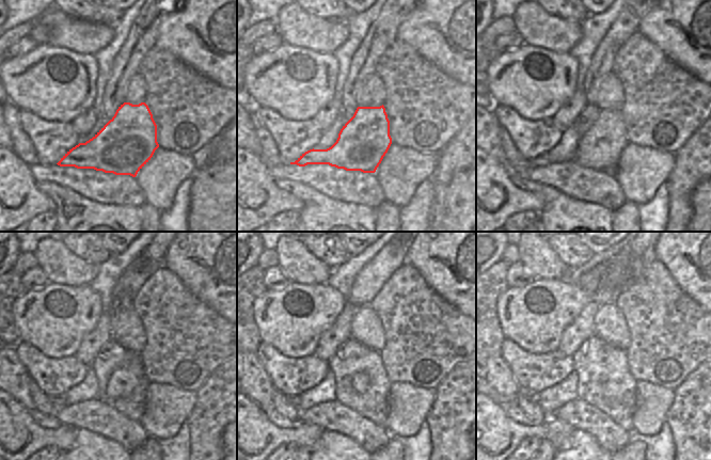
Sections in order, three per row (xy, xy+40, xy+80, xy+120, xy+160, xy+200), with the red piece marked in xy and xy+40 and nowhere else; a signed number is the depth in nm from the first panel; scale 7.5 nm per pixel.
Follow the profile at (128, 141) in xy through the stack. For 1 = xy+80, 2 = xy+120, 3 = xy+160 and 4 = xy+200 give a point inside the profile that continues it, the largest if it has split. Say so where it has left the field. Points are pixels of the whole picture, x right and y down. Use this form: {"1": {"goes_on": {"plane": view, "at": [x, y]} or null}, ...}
{"1": {"goes_on": {"plane": "xy+80", "at": [600, 147]}}, "2": {"goes_on": {"plane": "xy+120", "at": [123, 381]}}, "3": {"goes_on": {"plane": "xy+160", "at": [360, 382]}}, "4": {"goes_on": {"plane": "xy+200", "at": [498, 397]}}}

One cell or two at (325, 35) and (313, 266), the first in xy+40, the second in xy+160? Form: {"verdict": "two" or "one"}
{"verdict": "one"}

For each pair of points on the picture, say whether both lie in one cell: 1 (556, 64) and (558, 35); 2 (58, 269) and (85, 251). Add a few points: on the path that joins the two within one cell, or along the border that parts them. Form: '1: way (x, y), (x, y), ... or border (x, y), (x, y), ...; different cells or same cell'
1: border (534, 46), (568, 53); different cells
2: border (62, 242), (83, 259), (98, 265); different cells

